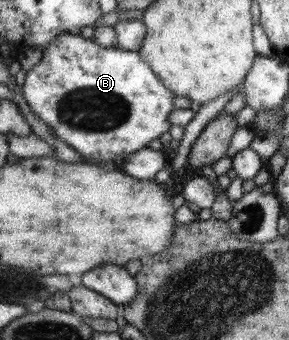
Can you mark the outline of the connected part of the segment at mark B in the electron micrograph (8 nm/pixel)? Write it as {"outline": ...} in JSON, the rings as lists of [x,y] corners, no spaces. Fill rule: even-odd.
{"outline":[[[63,32],[59,35],[45,50],[43,50],[43,57],[38,65],[33,69],[27,71],[27,77],[21,89],[24,99],[29,105],[35,117],[39,117],[47,126],[51,127],[55,132],[57,138],[61,138],[65,143],[68,143],[73,149],[77,150],[86,159],[125,159],[128,155],[134,154],[135,150],[147,148],[147,144],[152,139],[157,139],[165,131],[169,131],[171,124],[169,124],[169,113],[175,109],[173,99],[175,94],[159,80],[159,77],[152,71],[150,65],[141,57],[141,52],[126,51],[123,48],[99,48],[91,37],[84,35],[72,35],[71,33]]]}

